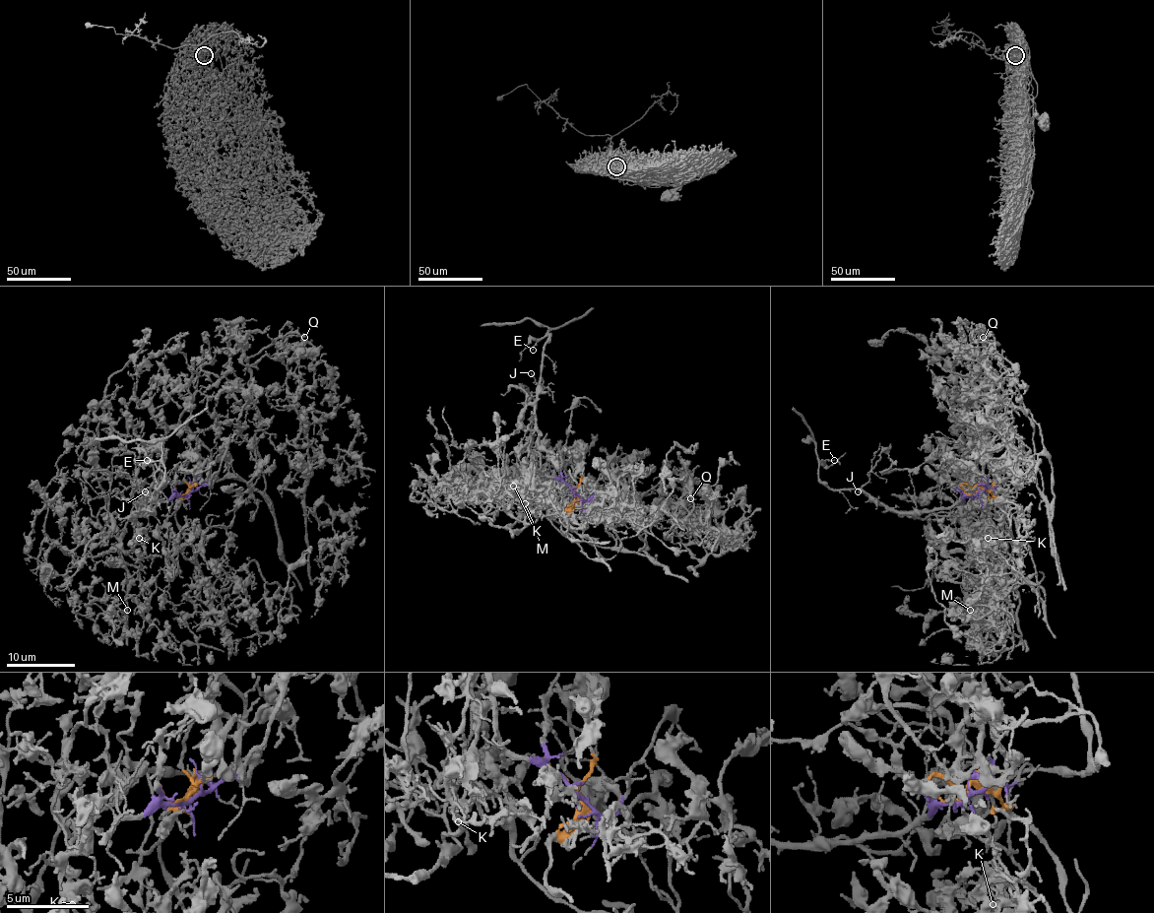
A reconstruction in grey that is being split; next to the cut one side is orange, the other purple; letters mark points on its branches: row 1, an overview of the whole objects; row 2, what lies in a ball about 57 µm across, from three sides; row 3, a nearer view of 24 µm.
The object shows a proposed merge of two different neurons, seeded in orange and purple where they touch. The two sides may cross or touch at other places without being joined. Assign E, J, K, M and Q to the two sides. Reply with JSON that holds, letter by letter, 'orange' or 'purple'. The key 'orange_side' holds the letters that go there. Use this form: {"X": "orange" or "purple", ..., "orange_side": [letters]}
{"E": "purple", "J": "purple", "K": "orange", "M": "orange", "Q": "orange", "orange_side": ["K", "M", "Q"]}

